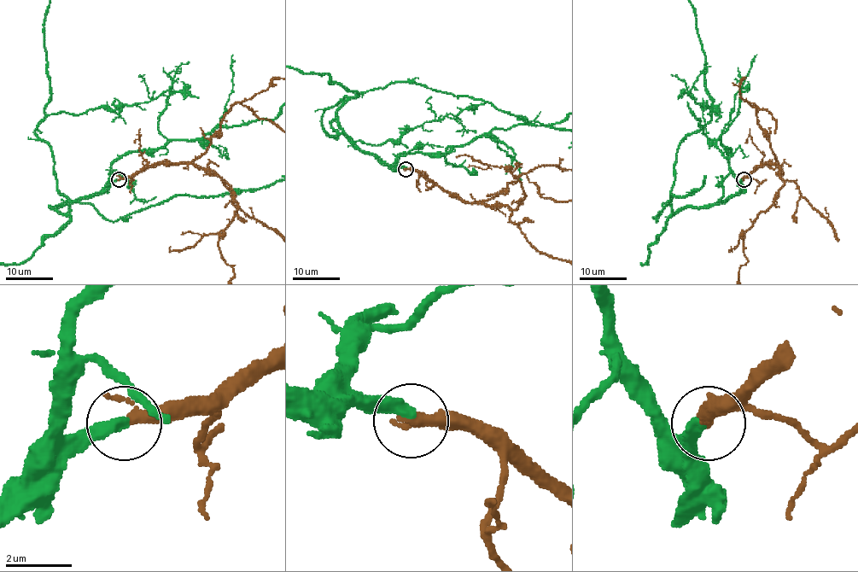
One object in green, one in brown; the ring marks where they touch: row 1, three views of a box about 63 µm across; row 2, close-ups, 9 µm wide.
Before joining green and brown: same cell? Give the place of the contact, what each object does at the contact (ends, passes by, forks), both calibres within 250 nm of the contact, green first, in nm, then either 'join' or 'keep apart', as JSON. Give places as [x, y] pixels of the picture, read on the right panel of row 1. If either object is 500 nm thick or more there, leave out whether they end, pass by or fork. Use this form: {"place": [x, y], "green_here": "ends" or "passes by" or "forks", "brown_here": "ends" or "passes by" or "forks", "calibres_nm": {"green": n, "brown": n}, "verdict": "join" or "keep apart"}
{"place": [744, 179], "green_here": "ends", "brown_here": "passes by", "calibres_nm": {"green": 400, "brown": 240}, "verdict": "join"}

